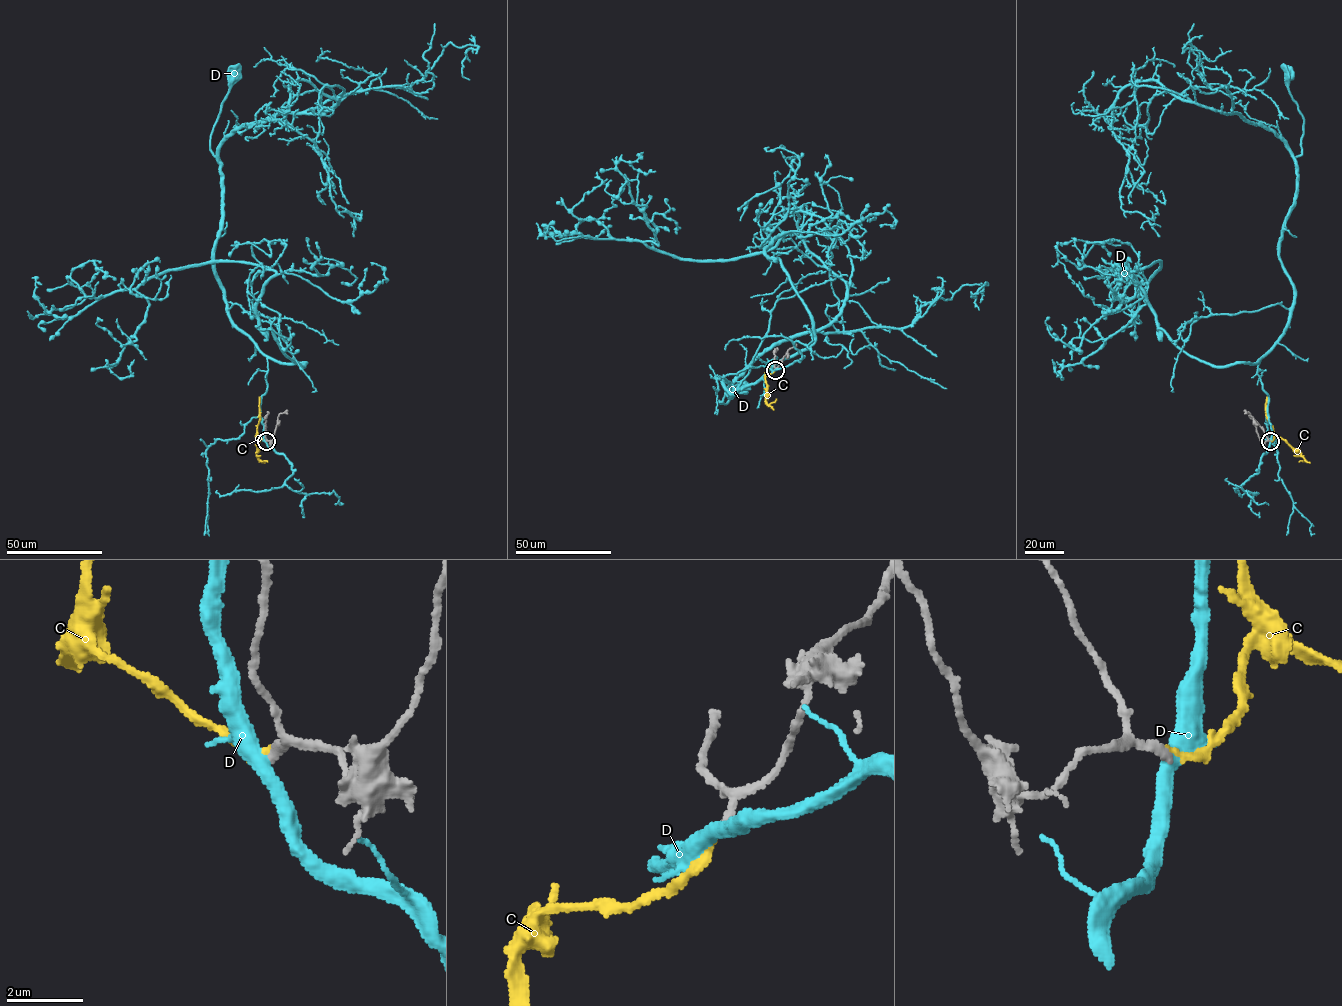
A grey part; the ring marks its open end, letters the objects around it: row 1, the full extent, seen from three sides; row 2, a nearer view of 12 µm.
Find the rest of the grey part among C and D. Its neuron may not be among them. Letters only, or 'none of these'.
C

